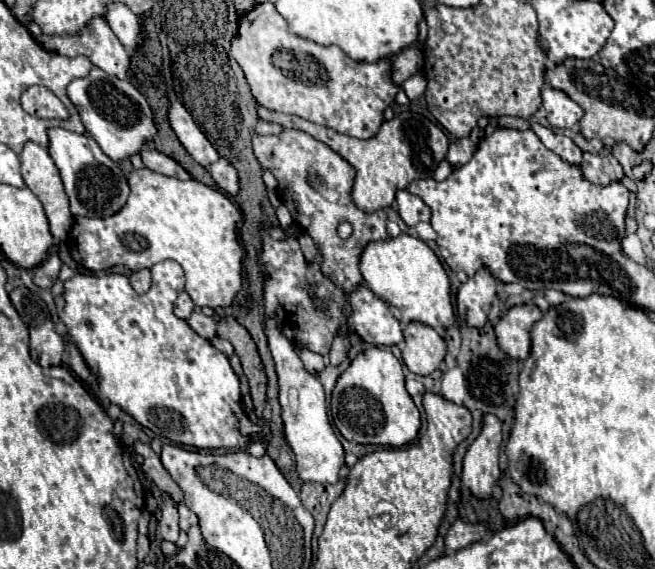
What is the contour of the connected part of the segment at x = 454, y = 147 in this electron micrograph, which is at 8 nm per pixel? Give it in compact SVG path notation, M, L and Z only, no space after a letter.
M457 139L449 145L449 153L447 153L447 161L451 165L451 169L459 169L461 165L465 165L473 153L475 153L477 145L471 139Z

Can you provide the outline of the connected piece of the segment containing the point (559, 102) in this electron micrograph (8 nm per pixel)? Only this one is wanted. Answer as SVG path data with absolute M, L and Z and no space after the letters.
M549 83L541 89L541 99L547 111L547 121L553 127L567 129L573 127L583 117L583 109L567 93L553 89Z

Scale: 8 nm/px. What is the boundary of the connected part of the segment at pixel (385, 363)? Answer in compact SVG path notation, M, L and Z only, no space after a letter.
M381 347L361 351L337 379L331 397L331 415L339 433L347 441L361 445L401 447L413 441L421 427L421 415L405 391L405 375L399 359Z

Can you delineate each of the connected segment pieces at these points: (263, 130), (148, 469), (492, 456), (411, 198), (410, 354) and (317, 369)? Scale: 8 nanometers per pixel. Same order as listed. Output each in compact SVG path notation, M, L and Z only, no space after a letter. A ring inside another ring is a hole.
M259 121L257 127L255 127L255 133L257 133L257 135L277 135L277 133L281 133L281 131L283 131L281 125L265 123L265 121Z
M140 441L135 442L135 451L144 459L141 470L145 473L145 477L147 477L149 481L153 481L165 495L169 495L175 505L179 505L179 501L183 499L183 491L181 491L181 487L171 479L171 475L167 473L167 469L161 465L159 455L153 452L148 444Z
M483 417L481 435L469 445L463 459L461 481L477 499L489 499L499 483L501 471L497 465L503 433L497 417Z
M399 191L399 193L397 193L397 205L399 205L399 215L401 215L401 219L403 219L409 227L415 227L417 223L431 219L429 207L427 207L417 195L411 195L409 191Z
M409 323L403 329L405 333L405 349L403 361L407 369L415 375L429 375L439 369L441 361L447 355L447 345L443 337L429 325Z
M299 349L299 357L301 357L301 361L303 361L303 365L305 365L305 369L307 369L309 373L319 375L319 373L325 369L323 357L321 357L319 353L313 353L313 351L309 351L309 349Z

